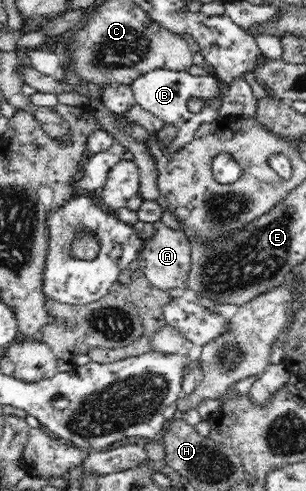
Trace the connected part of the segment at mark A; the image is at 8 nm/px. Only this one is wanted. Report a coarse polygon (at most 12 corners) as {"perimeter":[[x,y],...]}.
{"perimeter":[[161,221],[138,254],[139,268],[164,291],[185,284],[191,244]]}

